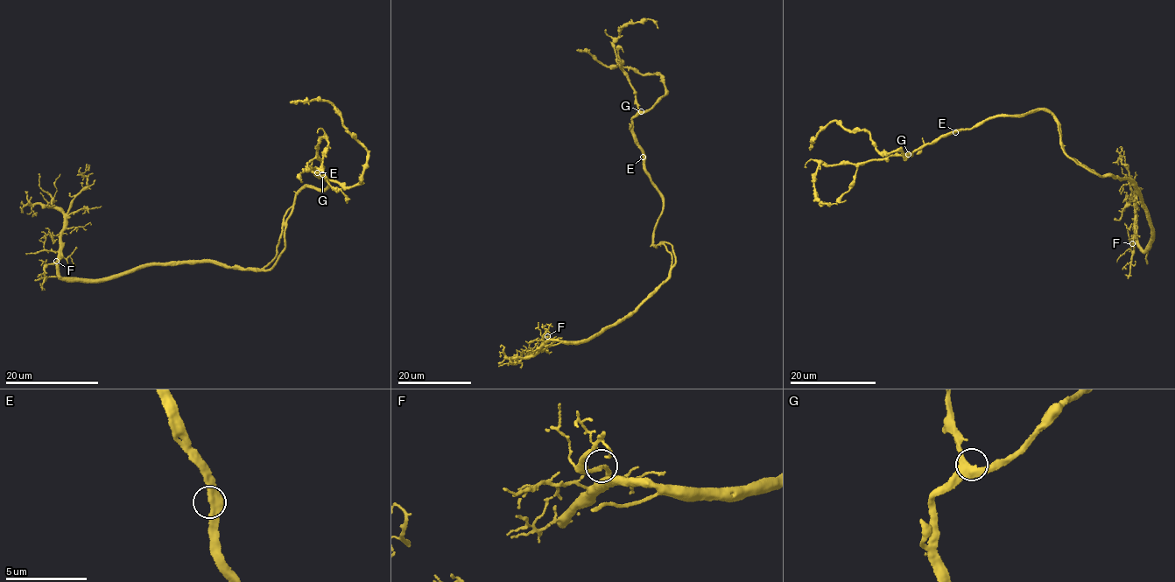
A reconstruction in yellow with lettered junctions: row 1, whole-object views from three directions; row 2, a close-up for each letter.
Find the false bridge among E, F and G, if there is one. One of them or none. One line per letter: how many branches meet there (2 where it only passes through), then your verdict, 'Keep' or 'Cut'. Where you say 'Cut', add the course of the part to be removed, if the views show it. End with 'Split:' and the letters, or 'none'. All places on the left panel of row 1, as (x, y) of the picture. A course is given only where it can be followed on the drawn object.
E: Branches: 2. Keep
F: Branches: 2. Keep
G: Branches: 3. Keep
Split: none

